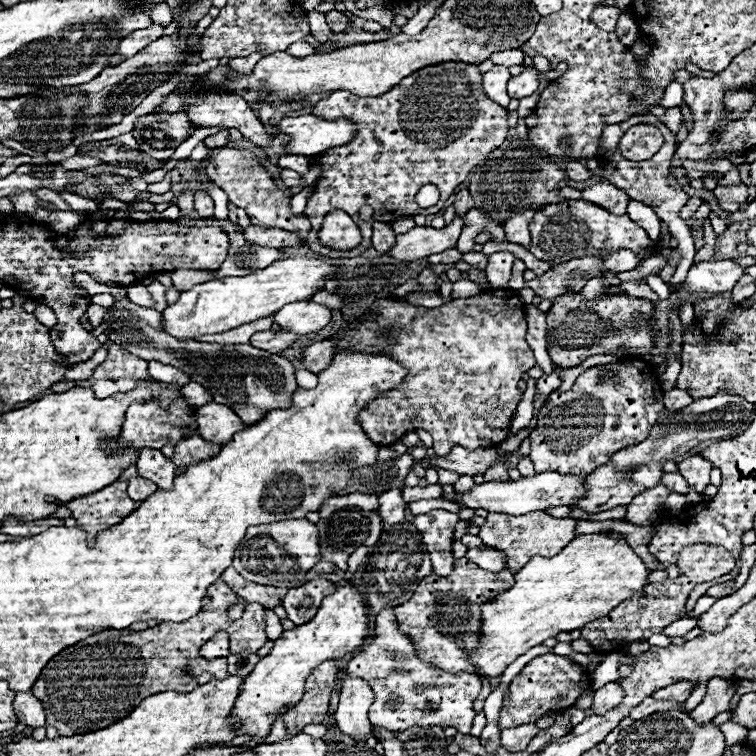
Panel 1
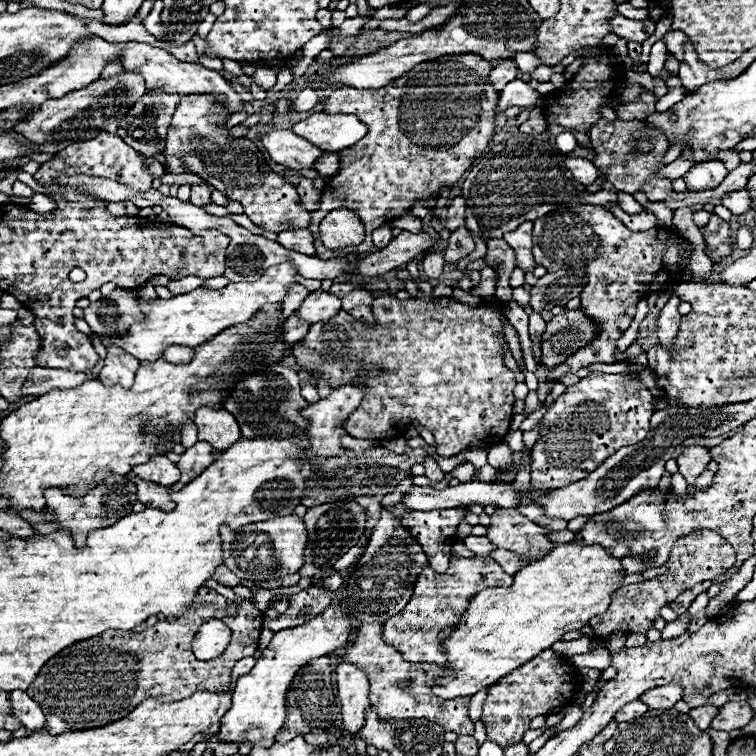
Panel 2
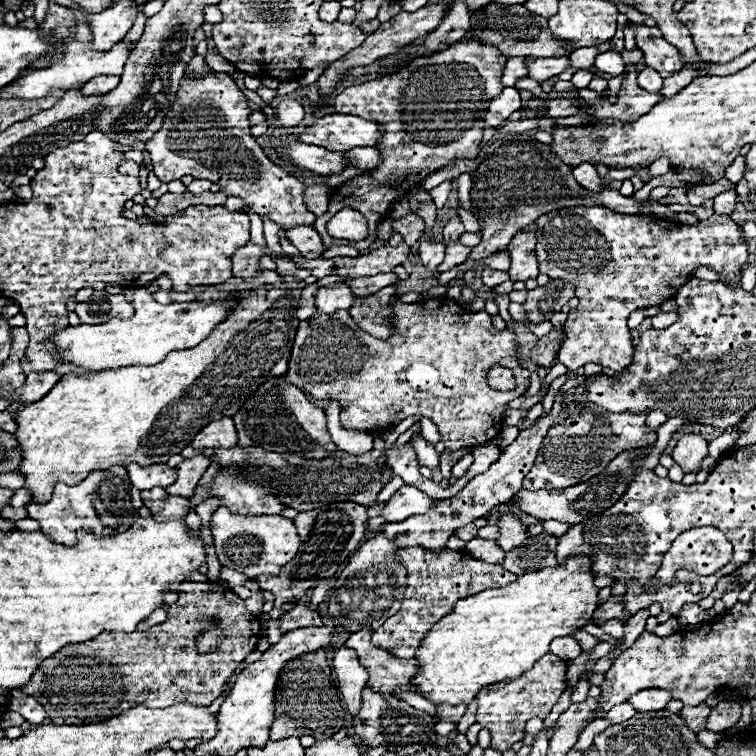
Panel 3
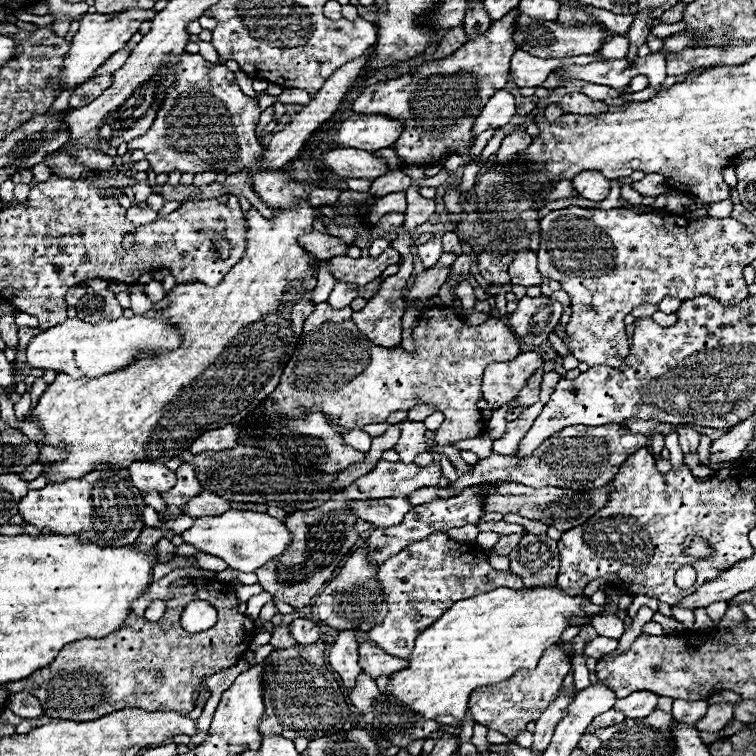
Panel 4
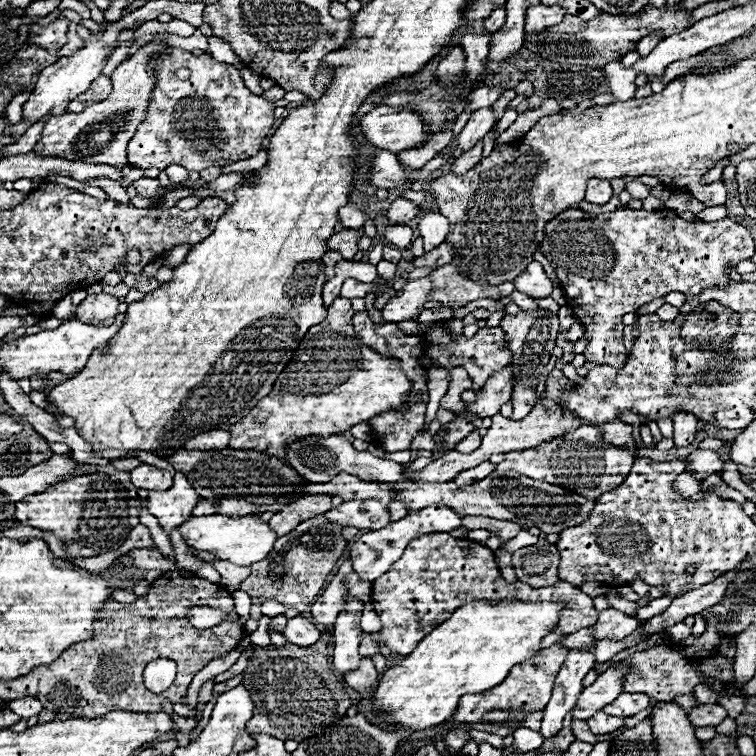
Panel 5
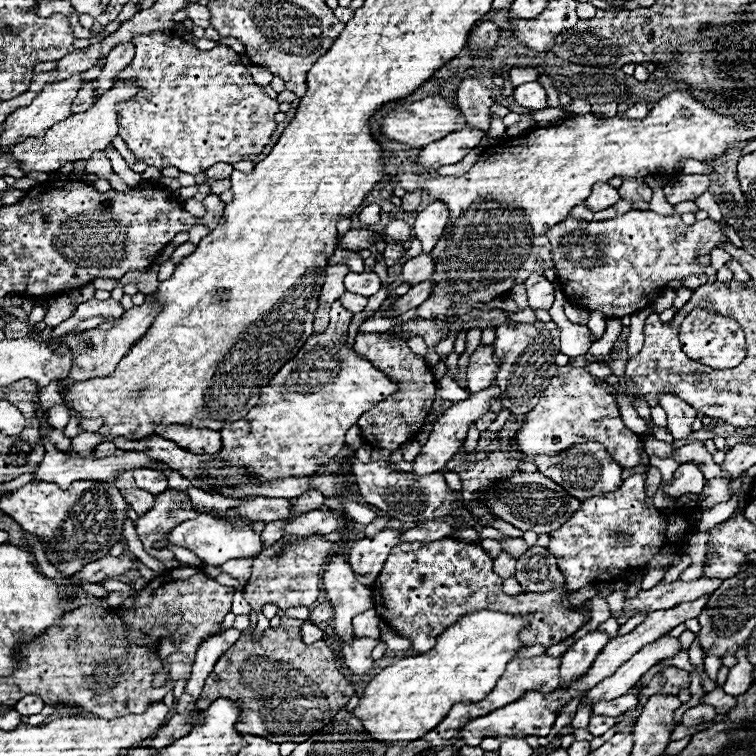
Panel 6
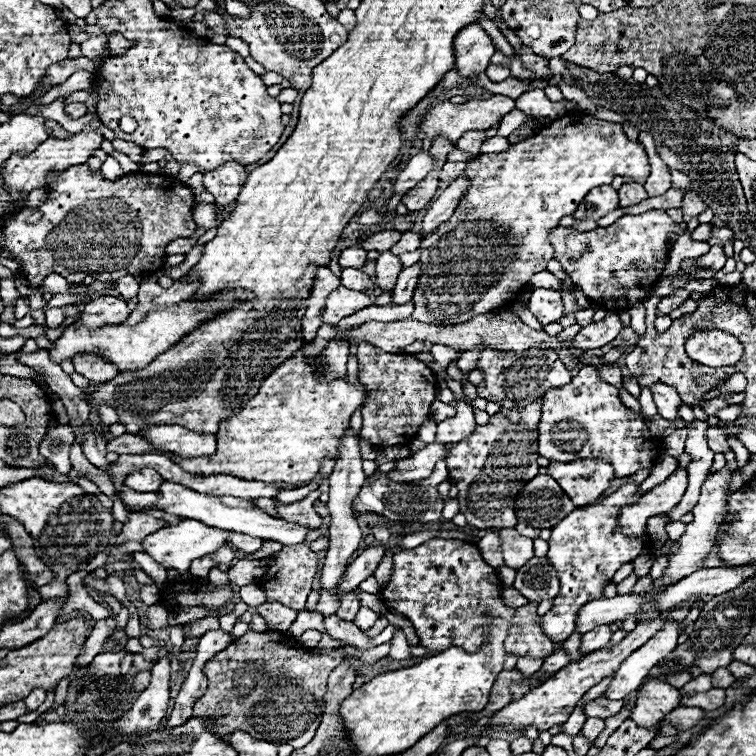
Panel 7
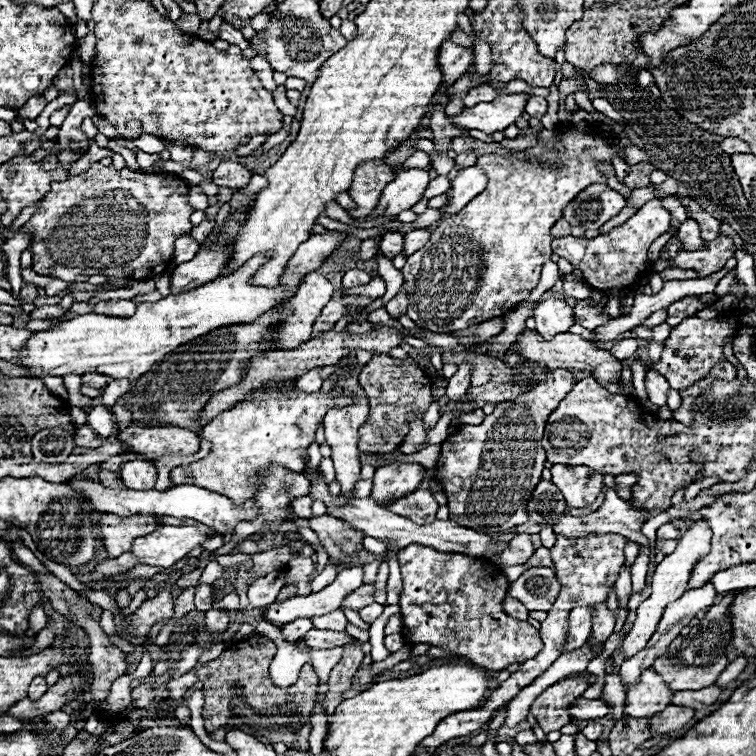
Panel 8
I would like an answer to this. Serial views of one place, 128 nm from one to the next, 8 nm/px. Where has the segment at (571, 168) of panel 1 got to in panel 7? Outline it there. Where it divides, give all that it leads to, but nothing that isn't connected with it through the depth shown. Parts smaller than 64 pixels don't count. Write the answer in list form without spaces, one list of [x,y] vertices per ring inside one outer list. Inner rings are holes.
[[[598,186],[590,190],[590,194],[586,194],[574,216],[582,220],[598,220],[616,208],[618,208],[618,192],[612,186]]]

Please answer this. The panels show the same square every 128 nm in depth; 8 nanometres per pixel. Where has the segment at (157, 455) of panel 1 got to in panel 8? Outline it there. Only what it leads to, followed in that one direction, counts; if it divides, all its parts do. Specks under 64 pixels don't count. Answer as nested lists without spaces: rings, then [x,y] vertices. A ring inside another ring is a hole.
[[[146,460],[126,462],[120,470],[120,478],[124,486],[130,486],[132,490],[152,490],[156,484],[156,468]]]

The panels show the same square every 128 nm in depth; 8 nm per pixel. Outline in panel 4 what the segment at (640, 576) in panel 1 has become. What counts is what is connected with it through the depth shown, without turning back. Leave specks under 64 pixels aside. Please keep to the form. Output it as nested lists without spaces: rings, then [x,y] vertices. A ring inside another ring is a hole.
[[[556,584],[532,586],[524,590],[496,588],[492,592],[458,600],[446,610],[446,614],[442,614],[440,620],[436,620],[428,630],[424,630],[416,638],[416,646],[408,658],[410,666],[390,676],[388,694],[396,696],[412,710],[418,710],[418,714],[422,714],[424,718],[434,720],[438,714],[450,714],[462,720],[468,710],[468,698],[476,688],[508,680],[516,674],[516,670],[522,668],[532,670],[538,664],[542,652],[548,646],[558,644],[562,632],[570,626],[572,616],[592,616],[598,612],[600,606],[592,604],[590,598],[572,596]]]

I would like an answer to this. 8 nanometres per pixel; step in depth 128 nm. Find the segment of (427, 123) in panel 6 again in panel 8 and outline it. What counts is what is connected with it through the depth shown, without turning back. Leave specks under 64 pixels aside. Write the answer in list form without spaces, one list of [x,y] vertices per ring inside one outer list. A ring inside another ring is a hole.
[[[530,94],[498,96],[492,102],[480,102],[472,108],[464,108],[456,116],[448,116],[448,122],[464,130],[482,130],[486,134],[494,134],[506,130],[516,122],[516,118],[520,118],[528,96]],[[415,151],[403,165],[405,170],[410,168],[420,168],[427,170],[430,164],[430,156],[423,151]]]

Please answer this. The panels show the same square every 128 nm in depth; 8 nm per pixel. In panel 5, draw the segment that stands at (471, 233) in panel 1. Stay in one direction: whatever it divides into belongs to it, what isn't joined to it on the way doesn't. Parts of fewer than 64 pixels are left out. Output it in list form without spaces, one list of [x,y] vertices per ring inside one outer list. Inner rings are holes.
[[[418,278],[418,280],[410,280],[402,294],[398,298],[392,298],[384,310],[382,310],[382,318],[384,322],[402,322],[402,320],[410,320],[414,316],[418,316],[424,310],[424,304],[428,302],[432,290],[432,280],[430,278]]]

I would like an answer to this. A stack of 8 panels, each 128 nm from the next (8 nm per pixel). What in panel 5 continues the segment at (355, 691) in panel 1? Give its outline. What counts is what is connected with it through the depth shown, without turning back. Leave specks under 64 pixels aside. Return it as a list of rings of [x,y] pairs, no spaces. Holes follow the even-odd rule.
[[[346,598],[346,612],[342,612],[334,624],[334,656],[332,656],[332,664],[340,674],[346,674],[350,670],[356,670],[360,664],[360,656],[358,656],[358,646],[360,646],[360,636],[362,636],[362,628],[360,628],[360,614],[362,614],[362,602],[354,600],[354,598]]]

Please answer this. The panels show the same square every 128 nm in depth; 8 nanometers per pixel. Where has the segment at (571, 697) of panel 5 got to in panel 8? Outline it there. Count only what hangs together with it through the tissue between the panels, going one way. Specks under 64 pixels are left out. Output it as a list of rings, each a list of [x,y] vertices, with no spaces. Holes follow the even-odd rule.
[[[596,604],[594,606],[594,626],[588,642],[602,644],[608,640],[608,636],[614,632],[614,616],[606,608],[606,604]]]

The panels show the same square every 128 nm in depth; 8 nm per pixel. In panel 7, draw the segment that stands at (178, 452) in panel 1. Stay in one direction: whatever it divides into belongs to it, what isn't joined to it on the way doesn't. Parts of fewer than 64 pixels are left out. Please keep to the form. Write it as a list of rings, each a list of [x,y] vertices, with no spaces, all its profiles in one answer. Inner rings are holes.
[[[130,512],[128,514],[128,522],[124,524],[122,532],[116,538],[116,546],[120,552],[128,554],[128,552],[142,552],[142,540],[150,534],[154,534],[156,530],[168,526],[168,522],[164,520],[156,520],[148,514],[140,514],[140,512]]]

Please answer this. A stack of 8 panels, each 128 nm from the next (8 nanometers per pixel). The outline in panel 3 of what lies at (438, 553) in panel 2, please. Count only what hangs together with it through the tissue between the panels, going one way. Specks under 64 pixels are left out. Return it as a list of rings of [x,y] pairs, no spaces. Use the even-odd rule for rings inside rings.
[[[558,396],[556,402],[554,402],[554,408],[550,410],[550,414],[542,416],[532,428],[526,428],[518,434],[518,438],[508,444],[502,454],[498,456],[498,460],[484,472],[484,474],[478,474],[474,476],[456,496],[452,498],[446,498],[446,500],[440,500],[438,506],[434,506],[430,512],[426,514],[416,514],[416,516],[410,516],[402,522],[388,522],[384,524],[382,532],[392,540],[392,542],[398,542],[398,546],[402,548],[408,548],[408,546],[422,546],[426,550],[432,550],[432,552],[440,552],[442,548],[446,548],[446,542],[448,538],[454,534],[456,528],[464,526],[464,524],[470,524],[474,522],[476,518],[484,518],[494,506],[498,504],[506,504],[512,500],[512,496],[522,488],[522,480],[524,476],[530,472],[532,464],[534,464],[534,458],[536,458],[536,452],[542,444],[542,438],[546,436],[546,430],[554,424],[554,422],[560,422],[562,418],[568,416],[568,412],[564,412],[564,406],[562,406],[564,398]]]

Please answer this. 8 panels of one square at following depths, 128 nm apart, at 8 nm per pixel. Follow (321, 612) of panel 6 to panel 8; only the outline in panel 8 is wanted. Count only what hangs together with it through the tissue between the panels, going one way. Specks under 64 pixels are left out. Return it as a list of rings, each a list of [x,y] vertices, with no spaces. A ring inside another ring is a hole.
[[[296,618],[294,622],[290,622],[290,624],[286,624],[284,628],[282,628],[282,634],[284,634],[284,638],[288,640],[288,642],[296,642],[296,640],[300,640],[300,638],[304,638],[304,634],[308,632],[308,630],[312,630],[314,626],[312,626],[312,620],[310,618]]]

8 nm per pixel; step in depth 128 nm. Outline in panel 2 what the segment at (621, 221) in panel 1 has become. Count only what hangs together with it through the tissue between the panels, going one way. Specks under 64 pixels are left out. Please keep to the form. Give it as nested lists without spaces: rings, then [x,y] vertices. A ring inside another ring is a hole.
[[[596,204],[560,208],[534,220],[532,244],[536,264],[544,266],[548,272],[560,270],[562,266],[586,266],[588,284],[580,294],[582,310],[586,310],[590,318],[598,318],[598,322],[602,322],[602,336],[598,336],[598,342],[594,342],[594,346],[588,346],[586,350],[578,350],[578,354],[562,362],[562,366],[552,368],[552,380],[558,380],[568,372],[576,374],[580,368],[586,368],[594,362],[614,364],[639,355],[643,351],[641,345],[631,345],[622,354],[616,352],[616,340],[634,320],[638,300],[650,296],[650,292],[662,290],[668,280],[680,280],[674,278],[674,272],[676,276],[680,276],[680,270],[668,269],[678,267],[684,257],[684,248],[690,246],[688,240],[679,238],[669,228],[632,232],[604,206]]]

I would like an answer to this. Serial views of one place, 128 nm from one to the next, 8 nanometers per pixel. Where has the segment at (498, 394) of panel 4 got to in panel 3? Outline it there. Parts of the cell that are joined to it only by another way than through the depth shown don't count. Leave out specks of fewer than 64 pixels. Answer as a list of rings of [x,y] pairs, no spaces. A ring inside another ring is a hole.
[[[562,326],[560,332],[556,332],[556,328],[552,328],[544,338],[538,340],[536,348],[530,352],[530,360],[536,364],[536,366],[552,366],[554,364],[554,358],[558,354],[558,350],[562,348],[562,342],[566,340],[566,328]],[[494,366],[488,374],[488,382],[492,388],[496,390],[510,390],[514,388],[514,376],[512,376],[512,370],[508,368],[502,368],[502,366]]]

